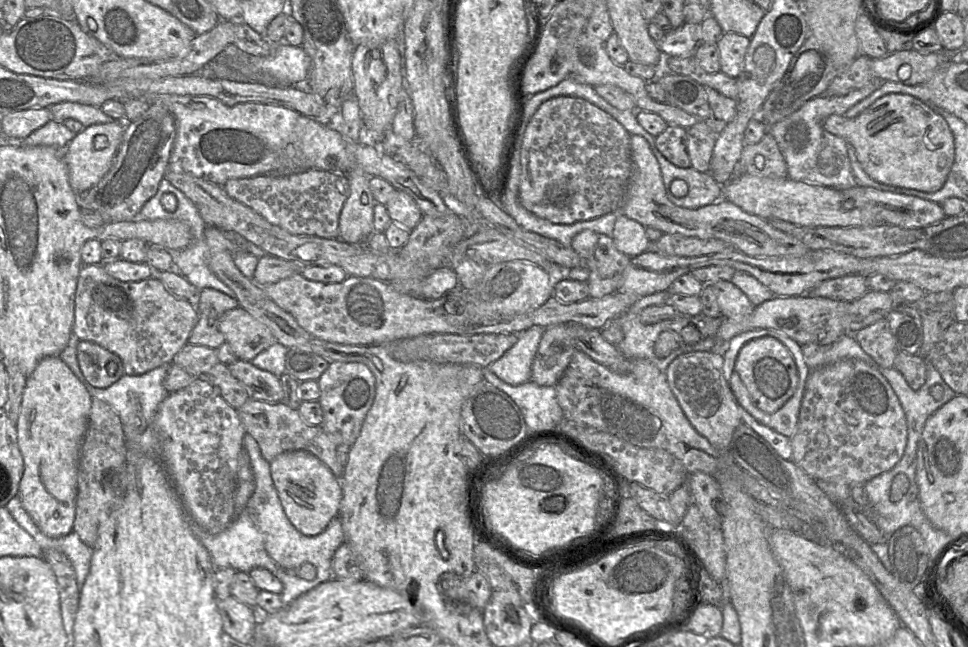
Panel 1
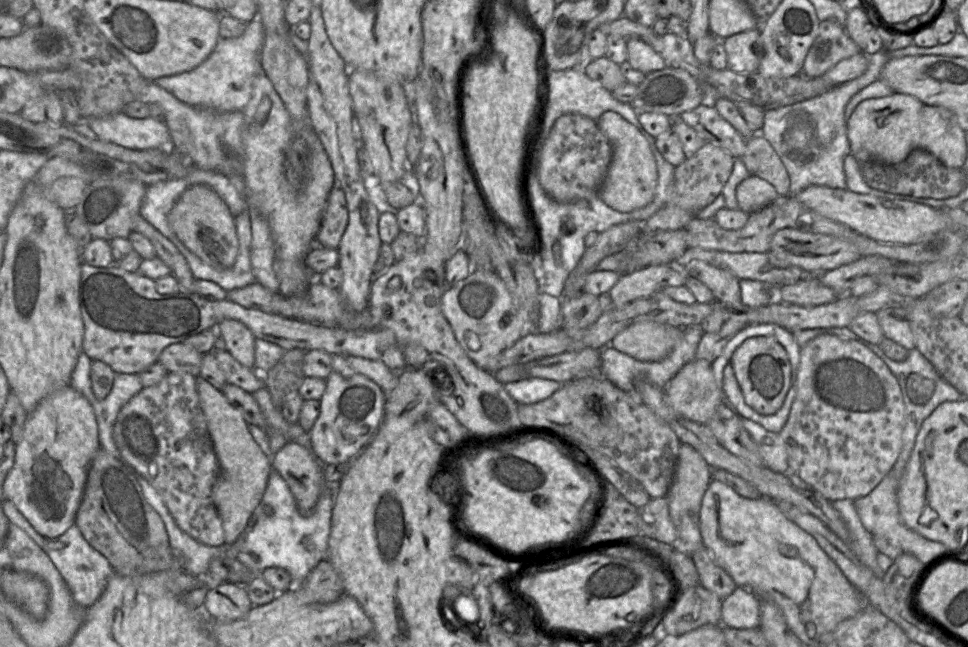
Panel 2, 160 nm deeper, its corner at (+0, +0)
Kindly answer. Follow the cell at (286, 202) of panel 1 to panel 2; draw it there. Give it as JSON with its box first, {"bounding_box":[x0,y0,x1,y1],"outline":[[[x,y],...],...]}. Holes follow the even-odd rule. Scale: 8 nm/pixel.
{"bounding_box":[314,186,348,249],"outline":[[[334,186],[328,196],[327,205],[314,245],[337,249],[348,223],[348,208],[343,190]]]}

